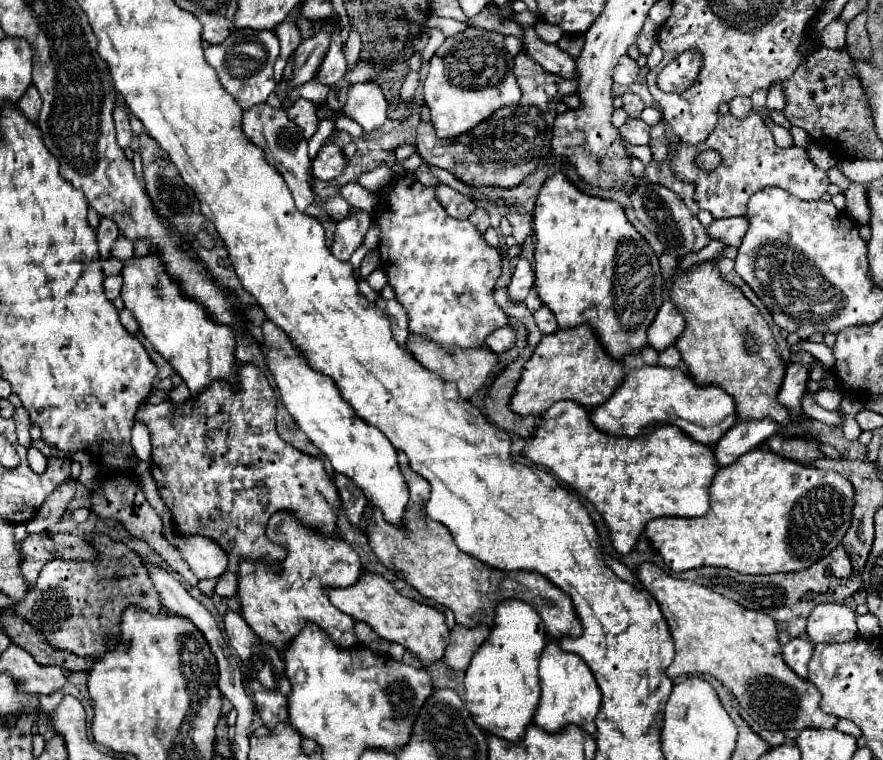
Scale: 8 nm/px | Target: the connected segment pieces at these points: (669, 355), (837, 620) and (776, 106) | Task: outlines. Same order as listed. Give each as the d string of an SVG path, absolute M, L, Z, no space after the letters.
M670 346L670 350L660 352L660 360L658 360L658 364L660 364L660 366L676 368L676 366L678 366L678 362L680 362L680 354L678 354L676 346Z
M818 604L808 616L808 636L814 644L848 642L858 636L856 612L846 604Z
M774 86L772 90L768 90L768 108L770 110L784 110L784 94L780 90L780 86Z

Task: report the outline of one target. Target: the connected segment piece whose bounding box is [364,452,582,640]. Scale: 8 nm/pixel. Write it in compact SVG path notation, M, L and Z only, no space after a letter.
M398 452L398 462L406 478L406 484L410 488L410 502L408 502L408 510L404 516L404 528L396 528L384 522L382 514L376 508L366 506L364 510L364 522L368 524L366 532L368 532L370 546L388 570L400 572L402 578L412 588L416 588L424 598L432 598L438 604L450 608L456 614L456 622L462 626L474 628L478 624L486 624L492 628L496 606L504 600L516 598L516 600L528 602L540 614L540 618L544 620L548 638L552 640L558 640L564 636L578 638L582 634L582 624L574 612L570 596L562 592L558 586L554 586L548 578L536 572L510 572L508 574L500 570L496 570L496 578L494 578L494 570L490 566L460 552L448 528L428 518L424 510L430 498L430 484L420 474L414 474L414 470L410 468L402 452Z

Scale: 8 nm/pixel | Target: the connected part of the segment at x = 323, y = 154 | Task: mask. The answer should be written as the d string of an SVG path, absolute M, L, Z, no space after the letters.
M322 146L318 156L312 160L312 174L318 180L332 180L346 168L346 158L338 146Z

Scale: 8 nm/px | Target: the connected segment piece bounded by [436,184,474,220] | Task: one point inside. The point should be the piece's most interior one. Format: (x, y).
(456, 205)

